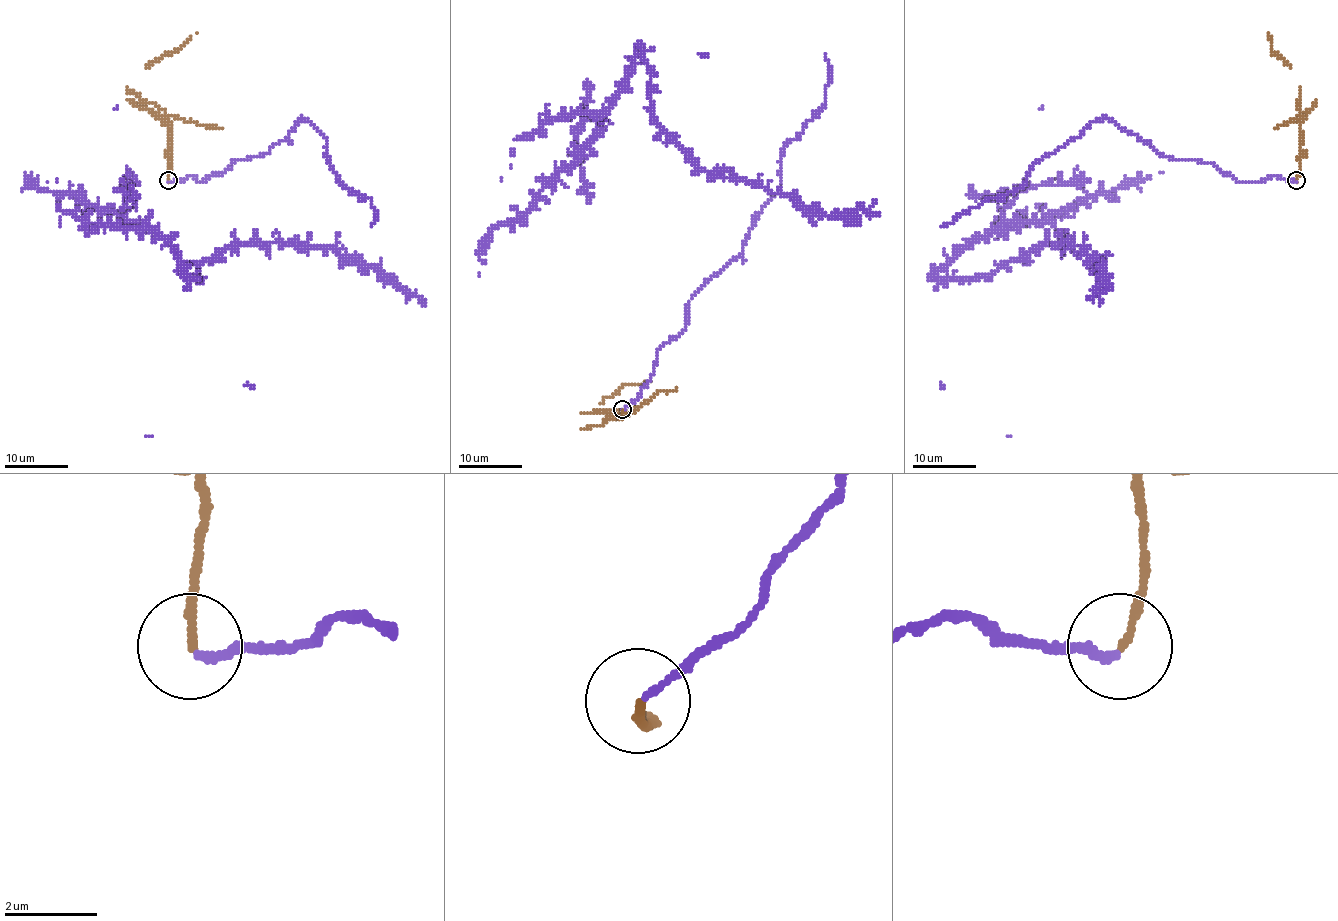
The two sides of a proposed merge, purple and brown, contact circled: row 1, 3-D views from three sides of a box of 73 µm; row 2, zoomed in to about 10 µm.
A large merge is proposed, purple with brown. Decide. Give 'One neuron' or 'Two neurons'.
Two neurons

